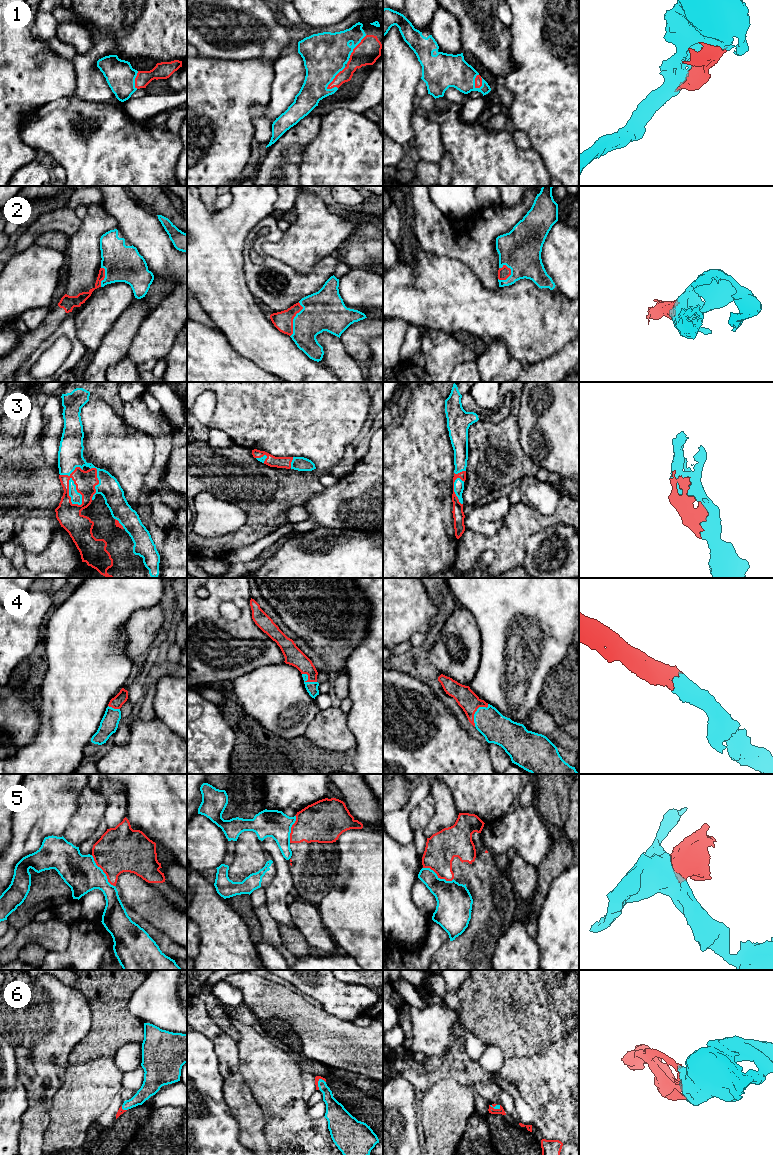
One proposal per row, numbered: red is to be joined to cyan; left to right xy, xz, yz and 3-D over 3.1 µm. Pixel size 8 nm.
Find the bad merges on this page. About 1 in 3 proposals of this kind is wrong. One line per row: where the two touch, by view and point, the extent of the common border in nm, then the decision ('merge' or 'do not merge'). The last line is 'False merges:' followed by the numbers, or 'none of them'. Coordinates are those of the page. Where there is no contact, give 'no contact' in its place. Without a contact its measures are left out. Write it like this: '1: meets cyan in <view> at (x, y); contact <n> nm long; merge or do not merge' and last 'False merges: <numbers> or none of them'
1: meets cyan in xz at (334, 77); contact 240 nm long; merge
2: meets cyan in xz at (293, 319); contact 280 nm long; merge
3: meets cyan in xy at (69, 486); contact 320 nm long; merge
4: meets cyan in yz at (475, 712); contact 220 nm long; merge
5: meets cyan in xy at (102, 871); contact 320 nm long; do not merge
6: meets cyan in xz at (318, 1084); contact 100 nm long; merge
False merges: 5

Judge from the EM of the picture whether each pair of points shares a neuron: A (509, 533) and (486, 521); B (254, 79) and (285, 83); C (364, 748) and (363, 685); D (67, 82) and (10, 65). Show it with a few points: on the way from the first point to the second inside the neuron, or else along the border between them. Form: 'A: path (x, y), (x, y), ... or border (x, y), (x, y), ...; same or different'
A: border (510, 507), (496, 532), (489, 536), (476, 533); different
B: border (274, 61), (274, 80), (267, 104); different
C: path (364, 732), (364, 701); same
D: path (53, 77), (24, 74); same

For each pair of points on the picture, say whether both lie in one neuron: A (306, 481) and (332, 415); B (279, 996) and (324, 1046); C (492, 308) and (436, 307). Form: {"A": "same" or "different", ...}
{"A": "different", "B": "same", "C": "same"}

